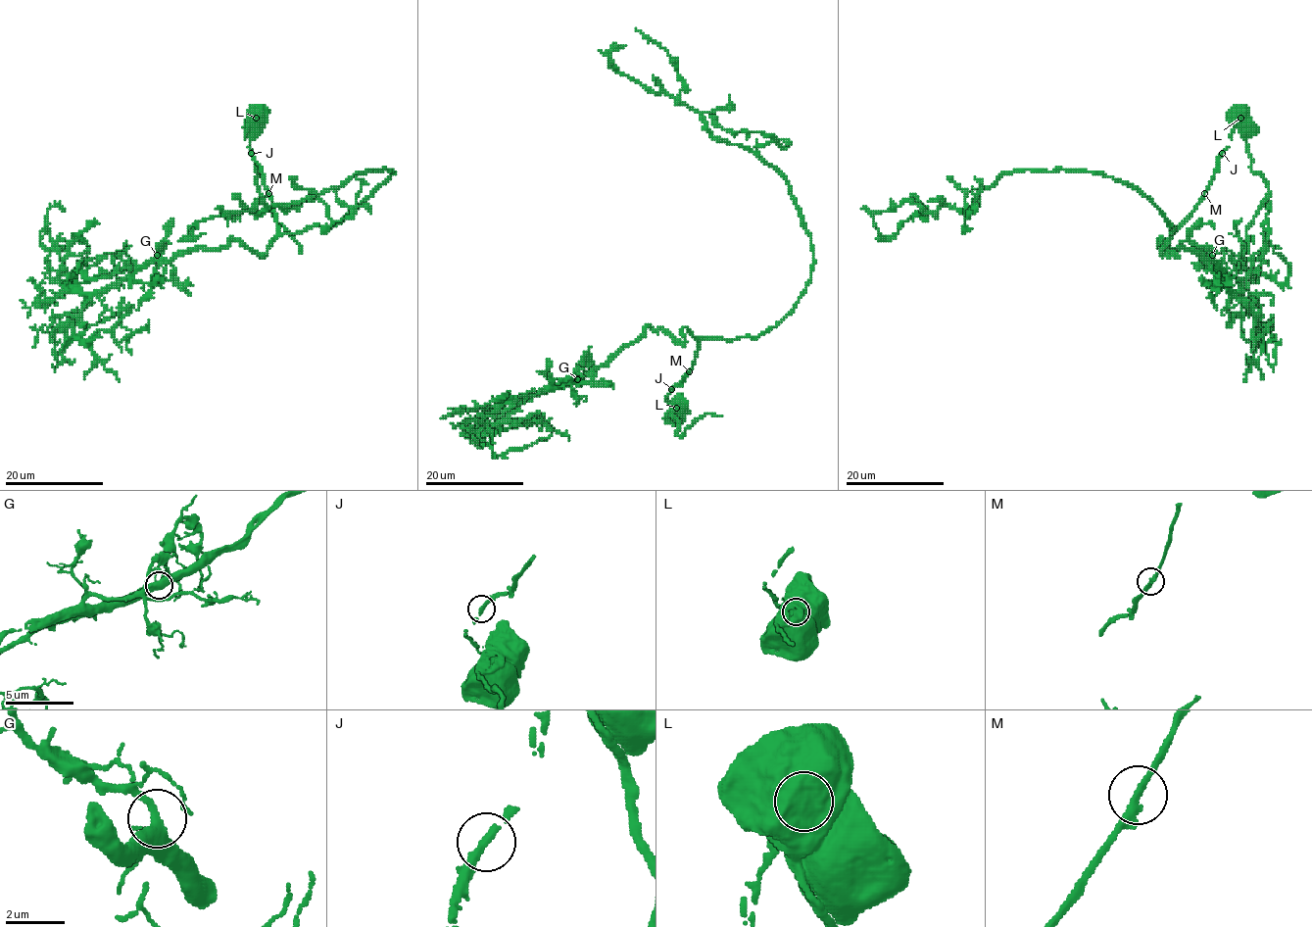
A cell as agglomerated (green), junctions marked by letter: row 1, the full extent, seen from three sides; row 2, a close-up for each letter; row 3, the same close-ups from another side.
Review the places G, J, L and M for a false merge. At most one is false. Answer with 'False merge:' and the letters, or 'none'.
False merge: L

